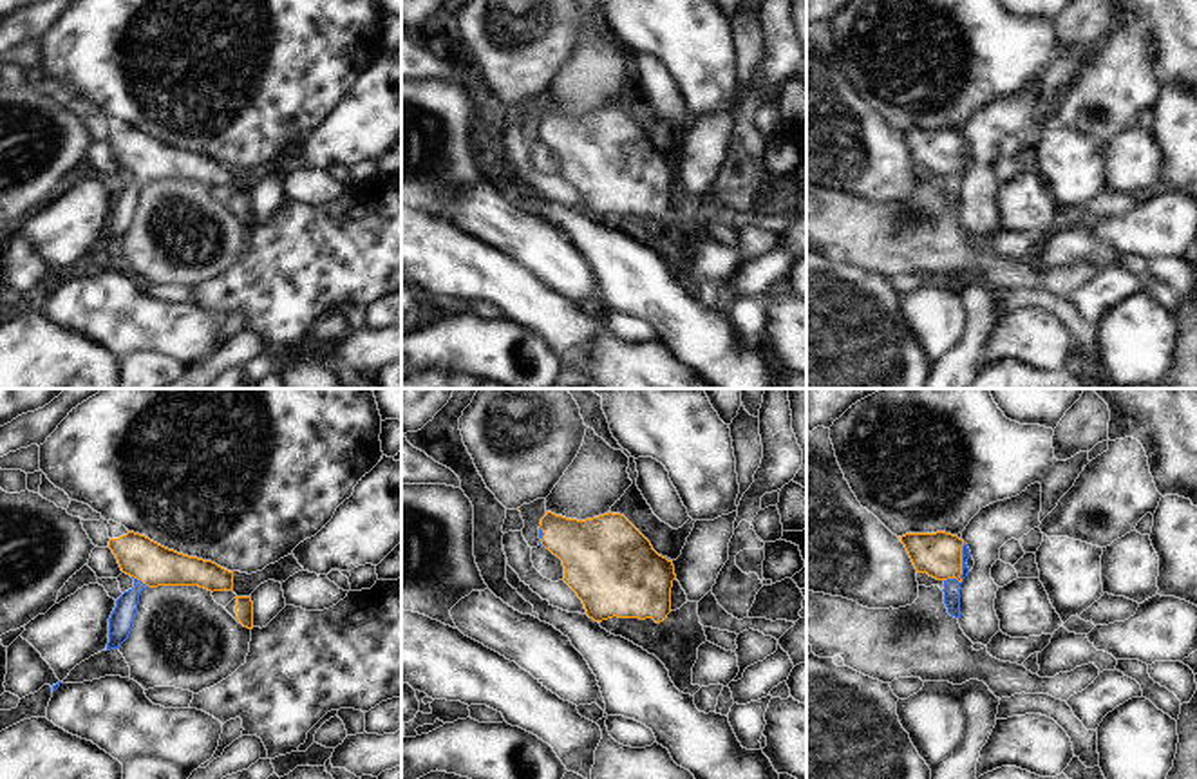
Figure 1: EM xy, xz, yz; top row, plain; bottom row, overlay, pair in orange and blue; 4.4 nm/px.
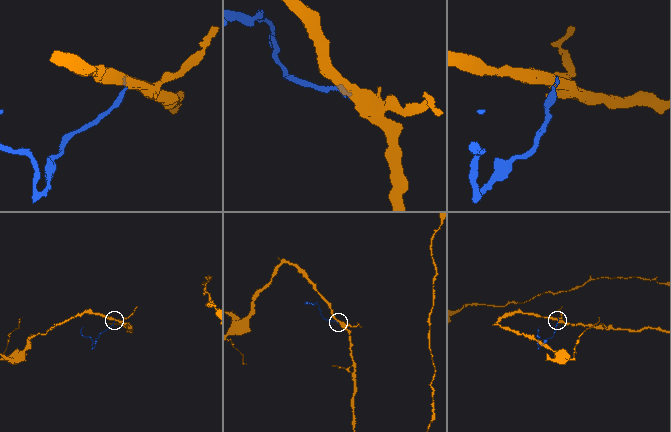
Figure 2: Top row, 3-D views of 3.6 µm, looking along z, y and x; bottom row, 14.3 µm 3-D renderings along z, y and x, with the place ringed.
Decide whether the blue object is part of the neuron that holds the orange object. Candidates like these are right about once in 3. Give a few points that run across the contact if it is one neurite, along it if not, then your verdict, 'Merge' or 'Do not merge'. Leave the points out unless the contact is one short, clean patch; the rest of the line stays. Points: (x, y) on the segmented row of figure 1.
Line: yz (939, 555), (961, 568), (951, 586). Merge

